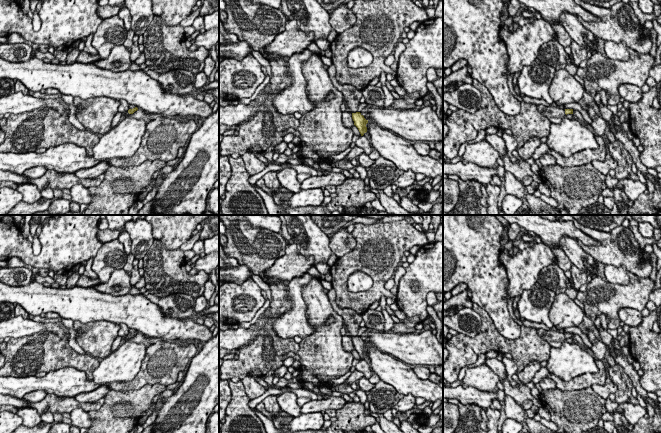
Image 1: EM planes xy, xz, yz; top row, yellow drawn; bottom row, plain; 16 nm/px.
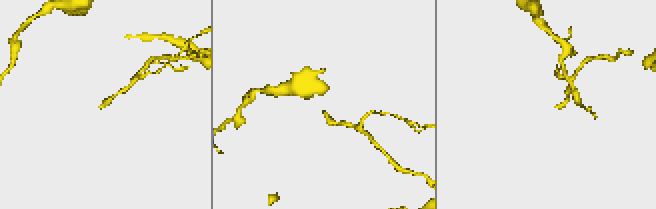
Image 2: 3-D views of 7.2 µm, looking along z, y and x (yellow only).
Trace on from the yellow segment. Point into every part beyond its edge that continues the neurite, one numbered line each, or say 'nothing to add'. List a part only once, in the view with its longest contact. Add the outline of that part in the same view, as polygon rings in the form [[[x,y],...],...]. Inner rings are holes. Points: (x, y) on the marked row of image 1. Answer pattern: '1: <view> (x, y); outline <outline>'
1: xz (351, 95); outline [[[332,64],[329,66],[327,69],[327,72],[329,73],[330,78],[332,79],[332,82],[337,90],[339,90],[344,97],[344,100],[346,101],[347,104],[347,109],[351,113],[356,113],[358,112],[357,108],[358,105],[360,104],[360,98],[363,96],[362,91],[356,89],[352,85],[348,84],[340,84],[335,80],[335,73],[336,73],[336,68]]]

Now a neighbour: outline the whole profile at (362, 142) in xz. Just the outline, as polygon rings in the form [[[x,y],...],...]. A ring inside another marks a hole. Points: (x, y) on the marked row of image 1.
[[[360,136],[356,142],[355,145],[357,147],[360,147],[364,150],[364,154],[369,155],[373,150],[375,150],[370,143],[370,140],[368,140],[365,136]]]

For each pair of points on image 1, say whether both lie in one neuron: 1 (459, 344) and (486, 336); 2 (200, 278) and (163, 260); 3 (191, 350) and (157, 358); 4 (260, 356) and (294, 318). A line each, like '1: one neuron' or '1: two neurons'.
1: one neuron
2: one neuron
3: one neuron
4: two neurons

